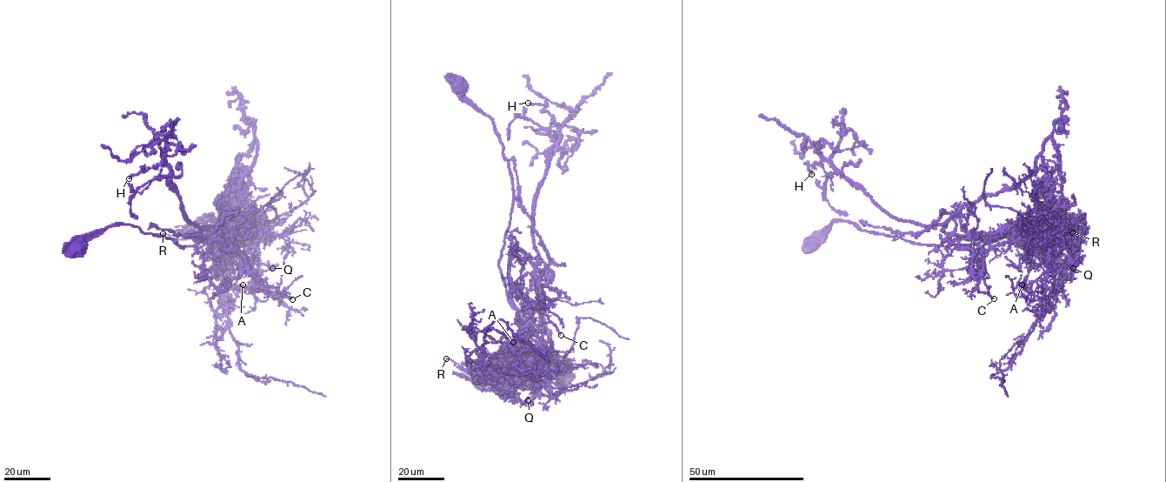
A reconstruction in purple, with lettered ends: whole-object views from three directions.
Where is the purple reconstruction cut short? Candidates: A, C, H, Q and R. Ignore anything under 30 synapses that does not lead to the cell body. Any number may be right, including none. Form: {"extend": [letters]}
{"extend": ["C"]}

